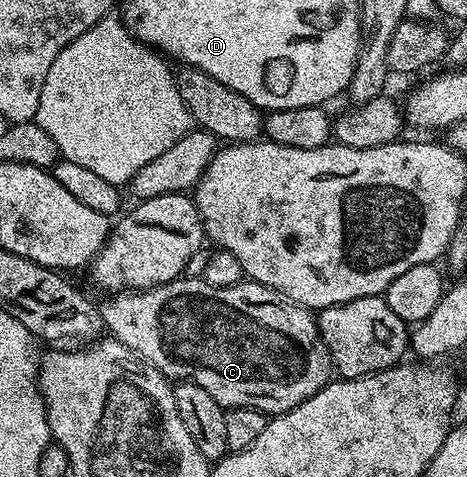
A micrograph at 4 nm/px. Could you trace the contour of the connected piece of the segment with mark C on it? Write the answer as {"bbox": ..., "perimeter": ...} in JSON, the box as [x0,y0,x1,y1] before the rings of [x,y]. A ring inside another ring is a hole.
{"bbox":[102,277,334,417],"perimeter":[[[181,277],[171,279],[168,283],[163,283],[157,287],[146,287],[142,291],[121,291],[107,296],[108,300],[102,303],[102,318],[107,334],[113,339],[117,339],[126,349],[135,351],[141,359],[146,360],[154,369],[158,369],[170,381],[187,381],[196,385],[202,385],[214,401],[225,409],[234,407],[245,407],[246,409],[258,409],[269,417],[281,415],[314,397],[314,393],[322,390],[333,378],[334,368],[332,358],[326,349],[326,345],[320,339],[320,325],[317,316],[309,308],[300,307],[297,303],[292,303],[284,295],[278,294],[274,289],[270,289],[261,283],[251,281],[241,281],[229,287],[215,287],[205,281],[204,278],[190,279]]]}

